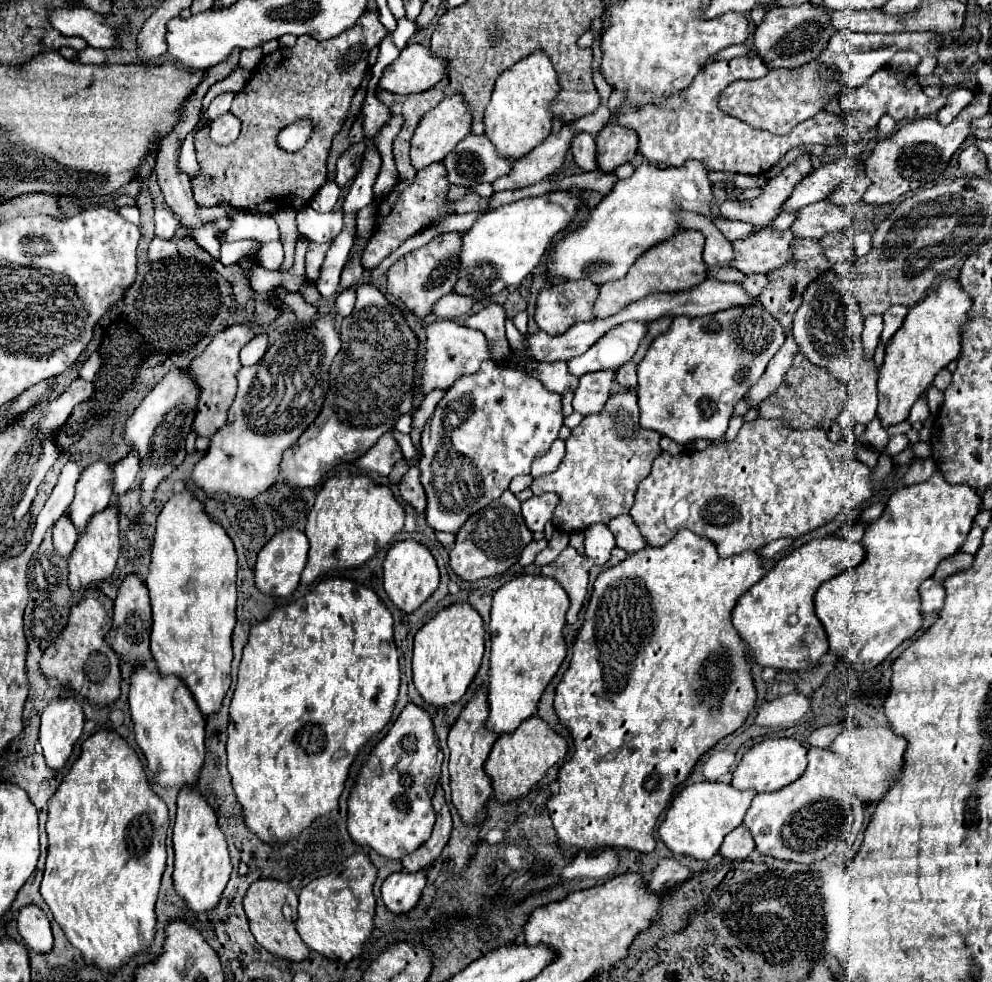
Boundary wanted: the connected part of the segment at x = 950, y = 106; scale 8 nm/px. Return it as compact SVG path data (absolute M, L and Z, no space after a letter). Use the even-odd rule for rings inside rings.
M958 88L958 90L954 90L954 92L948 96L946 106L938 112L938 122L940 122L942 126L948 126L948 124L972 102L972 98L974 98L974 92L968 90L968 88Z

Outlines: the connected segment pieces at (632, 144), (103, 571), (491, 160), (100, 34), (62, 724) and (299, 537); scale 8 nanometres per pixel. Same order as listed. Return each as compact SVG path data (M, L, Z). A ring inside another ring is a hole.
M608 124L596 136L596 164L602 172L614 172L620 164L634 158L638 136L620 124Z
M114 506L106 508L106 512L98 512L94 520L90 522L90 528L82 536L78 536L76 548L68 560L68 586L72 592L84 592L90 590L94 584L104 582L112 576L116 568L116 560L120 554L120 538L118 538L118 512Z
M468 134L460 144L442 160L446 180L450 186L470 186L476 182L494 182L498 176L510 172L512 162L502 160L494 152L484 134Z
M86 6L74 8L54 8L48 12L50 24L64 36L82 36L92 48L112 48L114 46L114 28L108 26L106 18L98 12L92 12Z
M74 698L54 700L42 712L40 746L50 770L62 772L84 728L80 702Z
M278 532L260 552L258 552L258 562L254 568L254 580L258 590L262 590L266 596L276 596L276 598L288 598L300 584L300 574L304 570L308 556L308 540L304 532Z

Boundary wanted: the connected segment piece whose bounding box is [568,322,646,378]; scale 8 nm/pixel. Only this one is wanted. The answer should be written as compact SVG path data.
M642 322L620 324L610 332L606 332L598 340L598 344L592 344L582 356L570 360L568 372L580 378L588 372L618 370L634 356L644 334L646 334L646 324Z

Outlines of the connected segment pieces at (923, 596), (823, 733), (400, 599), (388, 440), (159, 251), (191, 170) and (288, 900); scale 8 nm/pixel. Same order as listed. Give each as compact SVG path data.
M928 578L920 586L920 608L924 614L938 612L944 606L944 586Z
M838 722L838 724L832 724L832 726L824 726L824 728L818 728L814 730L810 736L808 736L808 744L814 746L814 748L828 748L832 744L832 740L838 736L838 732L842 732L842 728L848 728L852 726L852 722Z
M402 540L388 550L384 560L384 590L388 598L394 602L394 606L400 608L402 612L410 614L418 610L436 592L438 580L440 580L440 572L436 560L432 558L430 550L424 544L416 540Z
M386 432L386 436L382 436L382 440L378 440L378 444L374 444L374 448L370 448L370 452L366 452L366 456L358 458L354 464L360 472L388 476L392 466L400 458L402 458L402 452L398 442L392 438L390 432Z
M152 238L150 246L148 246L148 260L150 260L150 262L158 262L158 260L164 260L164 258L172 258L172 256L176 256L176 254L178 254L176 244L170 242L170 240Z
M188 134L182 148L180 148L180 168L190 176L190 178L196 178L198 172L200 172L200 166L198 166L198 160L196 160L196 154L194 154L194 134Z
M258 880L254 882L254 886L250 886L246 898L244 898L244 910L246 916L250 920L250 930L256 938L256 942L266 948L270 954L282 958L282 960L290 960L290 962L302 962L308 958L310 950L308 946L302 942L302 938L296 932L296 922L294 920L286 920L282 916L282 906L290 904L292 908L298 906L298 896L292 892L292 888L288 884L282 884L278 880Z

